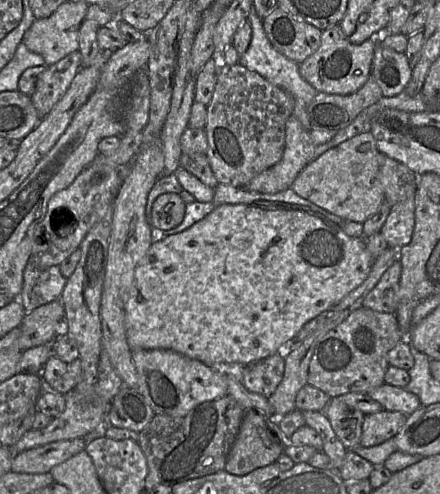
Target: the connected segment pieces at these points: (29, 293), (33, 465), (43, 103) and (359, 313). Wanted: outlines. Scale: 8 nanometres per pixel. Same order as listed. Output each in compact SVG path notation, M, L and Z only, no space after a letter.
M27 263L19 300L25 311L31 312L41 305L60 299L66 282L67 278L60 272L59 266L37 269Z
M83 437L59 440L39 447L13 453L10 472L41 474L84 450L87 441Z
M75 51L47 66L38 76L35 92L30 97L41 118L46 117L66 93L81 63L81 52Z
M359 308L317 340L309 364L308 384L322 390L331 398L352 392L368 394L385 383L385 373L390 366L388 353L402 340L403 333L395 314Z

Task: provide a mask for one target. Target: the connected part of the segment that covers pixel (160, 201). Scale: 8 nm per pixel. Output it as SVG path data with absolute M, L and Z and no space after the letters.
M177 193L160 195L152 205L152 226L160 230L170 230L178 226L184 218L186 202Z

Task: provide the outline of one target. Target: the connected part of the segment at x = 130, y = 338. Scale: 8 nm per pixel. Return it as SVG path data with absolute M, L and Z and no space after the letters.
M262 200L248 204L222 204L188 229L152 242L147 253L133 271L132 283L124 304L127 343L131 350L173 350L210 367L223 368L230 364L249 365L276 352L285 351L307 322L330 307L336 306L366 280L373 262L374 258L363 238L348 236L336 223L306 206Z

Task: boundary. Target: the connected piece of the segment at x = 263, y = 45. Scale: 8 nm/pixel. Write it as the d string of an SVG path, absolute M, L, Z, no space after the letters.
M254 6L250 10L248 20L252 27L252 39L246 52L240 56L239 63L257 72L270 83L282 88L292 97L297 97L303 101L303 107L308 112L311 101L318 93L317 90L301 76L298 63L290 60L272 46L264 30L263 19L258 16Z

